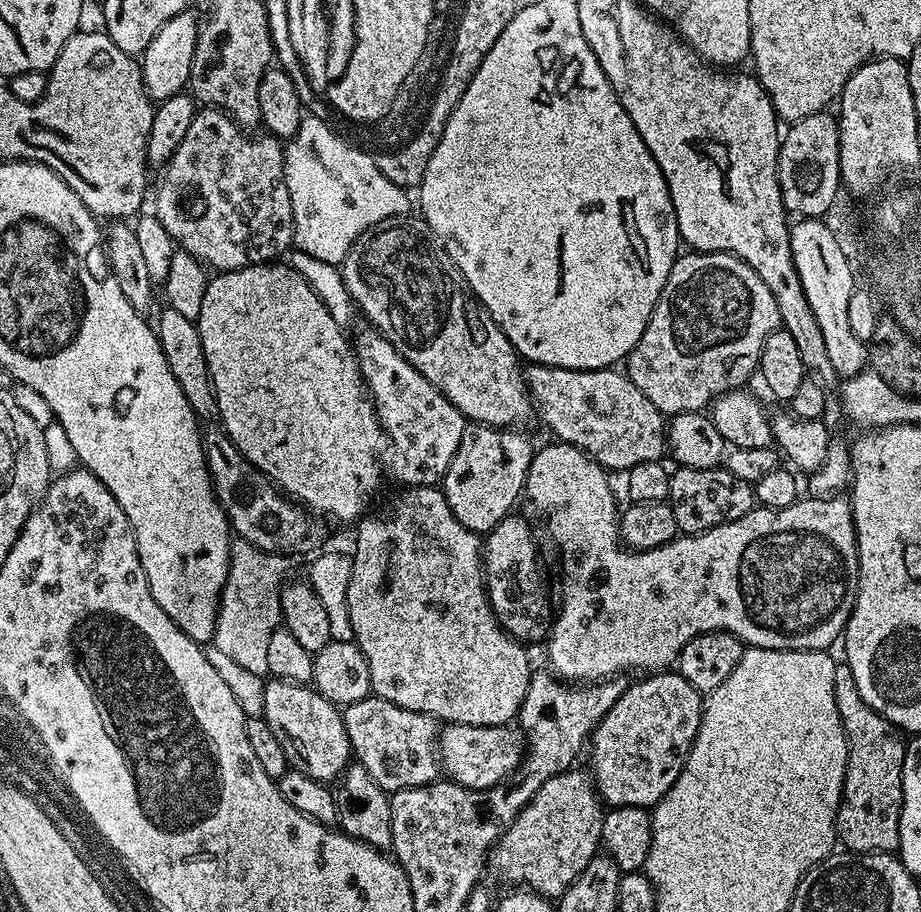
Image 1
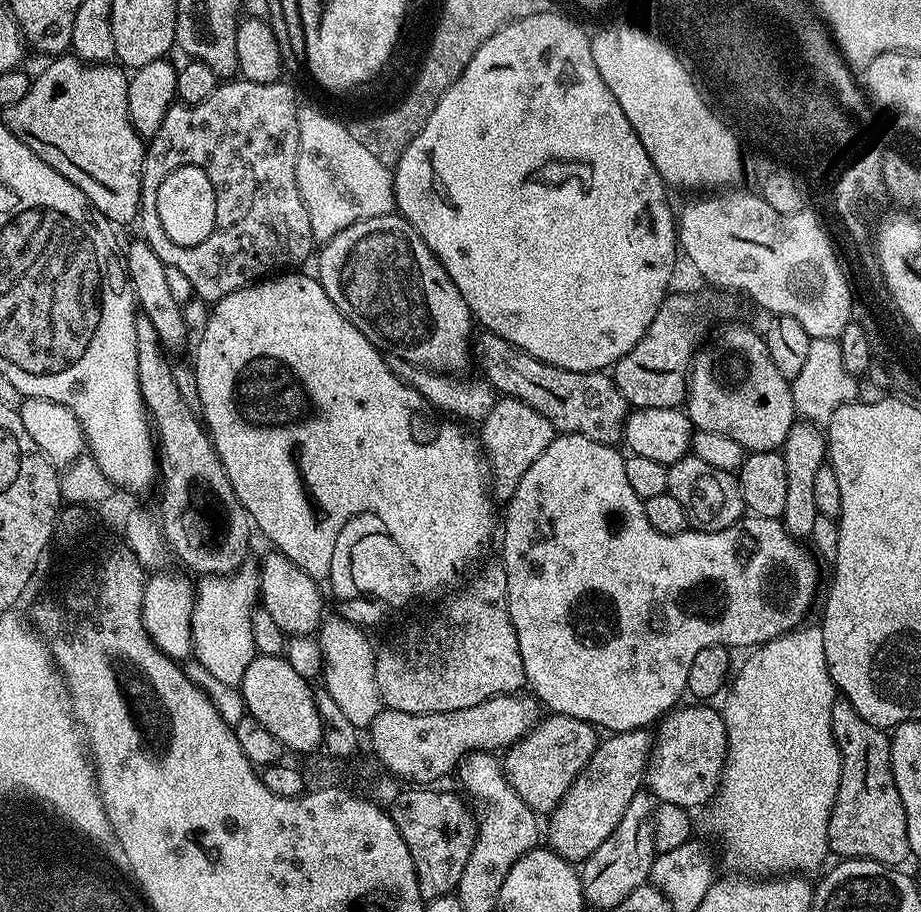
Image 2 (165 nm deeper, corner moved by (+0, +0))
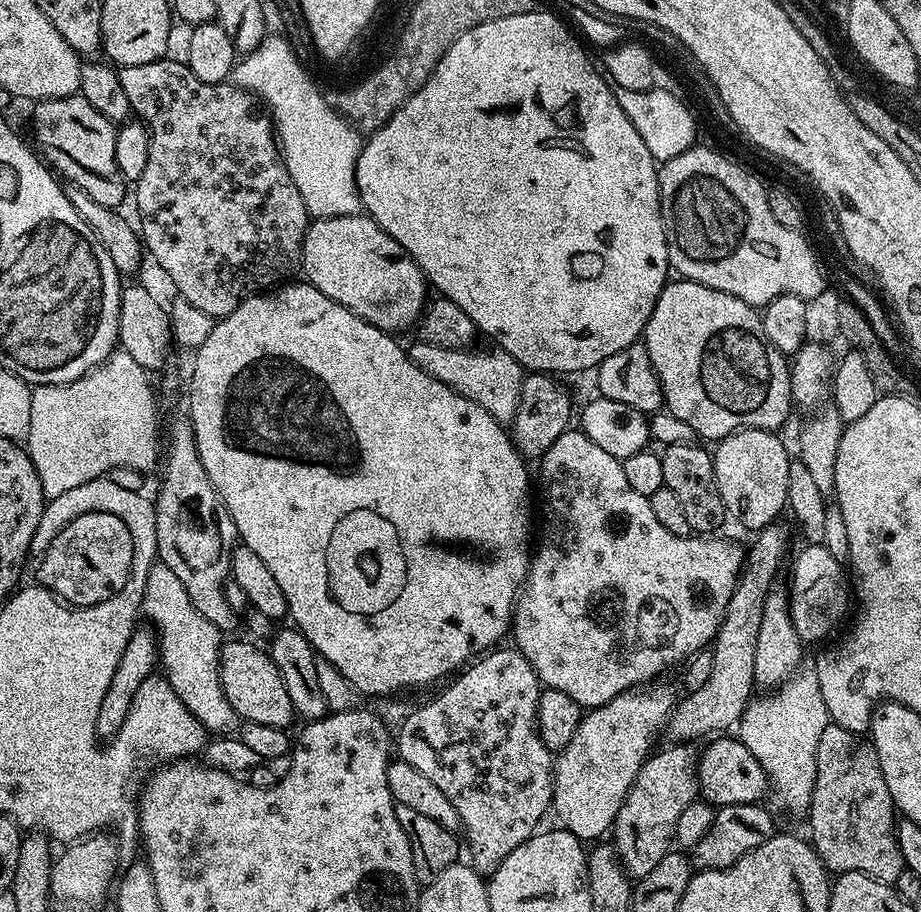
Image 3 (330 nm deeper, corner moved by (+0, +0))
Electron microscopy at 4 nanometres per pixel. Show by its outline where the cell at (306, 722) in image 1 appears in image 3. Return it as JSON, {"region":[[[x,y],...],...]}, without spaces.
{"region":[[[236,638],[225,639],[220,645],[220,681],[226,702],[234,706],[241,721],[253,720],[262,722],[262,726],[287,729],[294,720],[294,711],[278,666],[259,643],[248,638],[232,639]]]}

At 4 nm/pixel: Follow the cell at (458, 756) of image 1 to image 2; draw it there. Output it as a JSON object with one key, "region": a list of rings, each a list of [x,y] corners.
{"region":[[[548,714],[503,753],[504,775],[532,812],[550,814],[559,806],[560,799],[570,790],[586,762],[590,762],[597,747],[598,732],[593,725],[578,718]]]}

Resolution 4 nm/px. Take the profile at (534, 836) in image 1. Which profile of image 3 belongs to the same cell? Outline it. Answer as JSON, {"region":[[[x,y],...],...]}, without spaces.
{"region":[[[777,522],[775,524],[767,524],[764,528],[759,529],[755,533],[756,541],[752,544],[752,549],[749,547],[746,552],[746,559],[744,562],[743,569],[740,574],[740,579],[736,581],[736,589],[734,590],[734,594],[730,598],[730,602],[728,603],[728,608],[724,611],[724,621],[722,622],[722,626],[716,631],[716,638],[714,643],[711,645],[710,651],[712,654],[712,661],[710,662],[710,678],[706,678],[706,682],[704,683],[697,692],[688,692],[687,695],[677,703],[676,707],[672,710],[672,718],[668,721],[668,726],[666,729],[667,735],[672,735],[671,738],[676,742],[693,742],[692,740],[696,740],[699,736],[704,736],[703,738],[711,737],[713,734],[723,733],[725,730],[731,729],[728,728],[731,726],[739,725],[740,719],[742,718],[742,714],[748,709],[748,705],[750,701],[753,699],[754,691],[752,692],[752,688],[755,689],[757,687],[756,679],[754,678],[754,653],[756,651],[756,647],[758,647],[758,625],[762,622],[762,606],[764,605],[764,599],[766,598],[766,594],[769,592],[771,588],[777,583],[776,575],[780,572],[780,563],[784,560],[784,555],[788,552],[788,532],[782,526],[783,523]]]}

